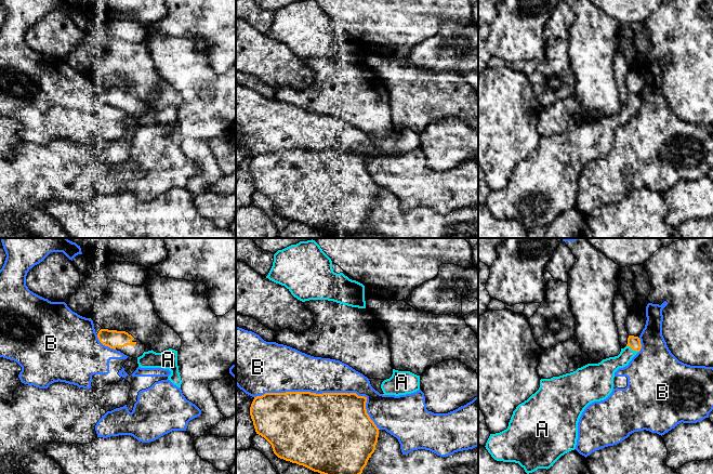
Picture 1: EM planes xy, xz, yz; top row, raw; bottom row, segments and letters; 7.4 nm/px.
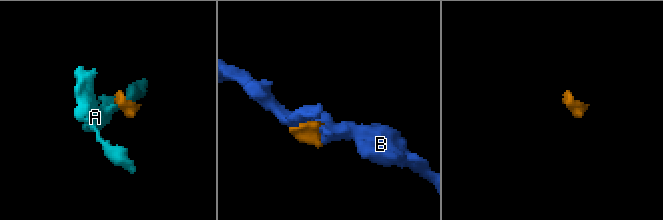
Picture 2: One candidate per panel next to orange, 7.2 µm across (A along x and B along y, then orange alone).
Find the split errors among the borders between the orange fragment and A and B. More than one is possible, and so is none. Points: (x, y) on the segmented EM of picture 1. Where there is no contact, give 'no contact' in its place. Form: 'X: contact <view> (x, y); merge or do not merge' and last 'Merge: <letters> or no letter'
A: contact yz (632, 349); merge
B: contact xz (326, 393); do not merge
Merge: A

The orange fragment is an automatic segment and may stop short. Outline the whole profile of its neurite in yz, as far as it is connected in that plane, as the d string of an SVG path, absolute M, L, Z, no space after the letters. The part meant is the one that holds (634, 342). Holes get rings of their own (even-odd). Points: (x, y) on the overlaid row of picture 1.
M629 335L626 346L618 356L587 364L559 377L541 379L539 390L513 411L507 429L490 434L486 449L494 460L518 463L527 474L550 469L562 456L576 449L582 412L590 404L604 400L611 394L615 372L628 366L641 348L639 338Z

